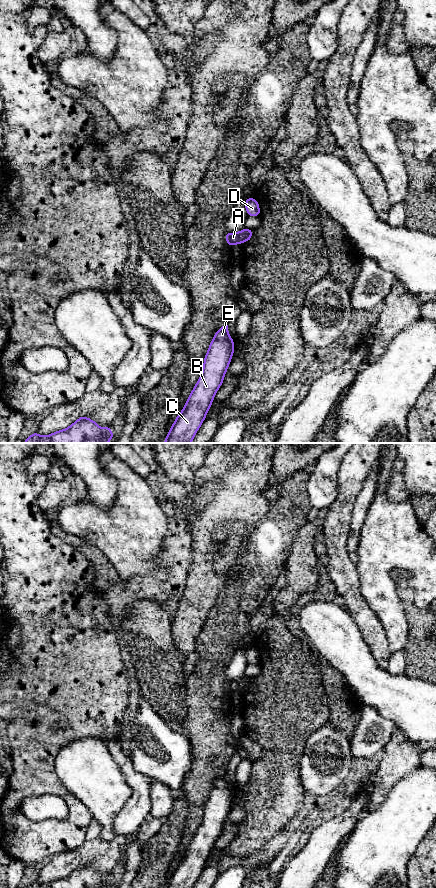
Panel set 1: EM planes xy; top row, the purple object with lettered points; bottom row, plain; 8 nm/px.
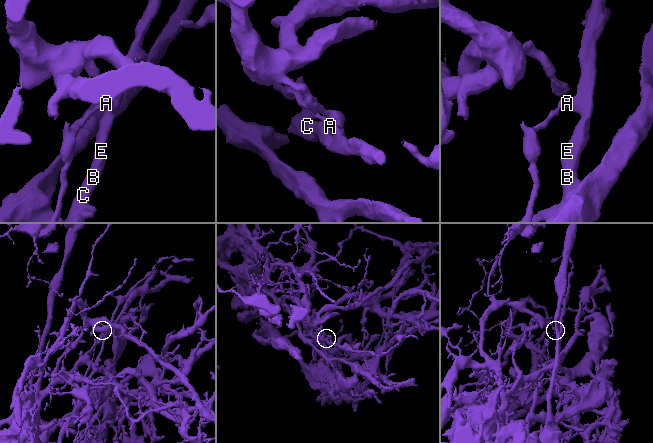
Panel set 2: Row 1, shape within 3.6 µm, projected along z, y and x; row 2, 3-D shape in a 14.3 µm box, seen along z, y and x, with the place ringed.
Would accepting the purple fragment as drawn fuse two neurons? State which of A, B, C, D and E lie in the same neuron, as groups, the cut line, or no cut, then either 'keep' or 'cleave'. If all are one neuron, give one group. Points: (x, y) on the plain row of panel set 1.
groups A / B C D E; cut xy (241, 678), (242, 689); cleave

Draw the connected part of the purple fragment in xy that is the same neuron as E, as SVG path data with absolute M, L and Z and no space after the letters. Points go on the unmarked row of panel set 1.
M227 768L214 783L204 807L201 825L165 888L193 888L220 836L234 801Z

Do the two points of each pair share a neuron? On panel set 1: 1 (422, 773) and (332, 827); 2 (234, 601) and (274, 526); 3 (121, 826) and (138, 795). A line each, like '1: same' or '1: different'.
1: different
2: same
3: same

